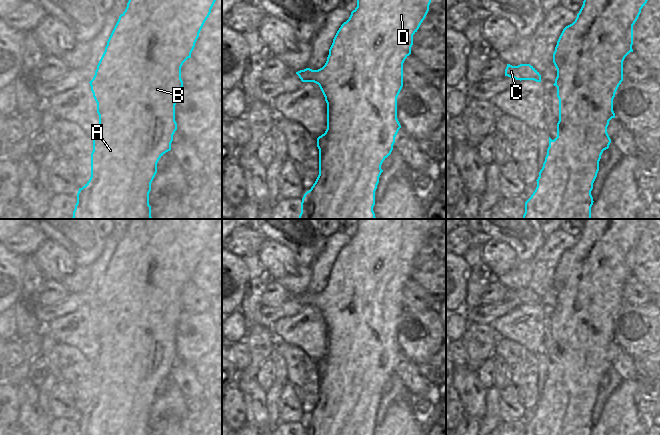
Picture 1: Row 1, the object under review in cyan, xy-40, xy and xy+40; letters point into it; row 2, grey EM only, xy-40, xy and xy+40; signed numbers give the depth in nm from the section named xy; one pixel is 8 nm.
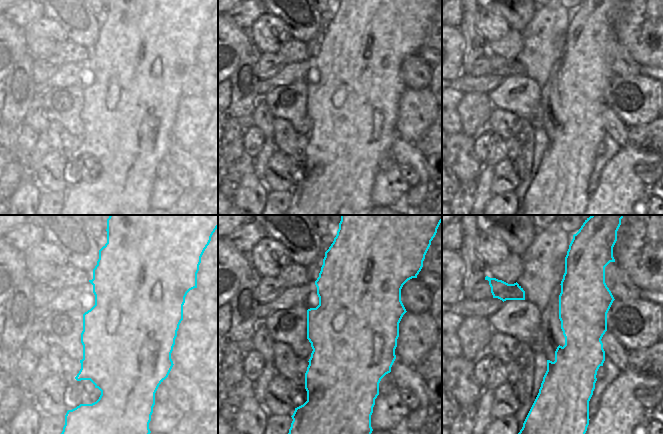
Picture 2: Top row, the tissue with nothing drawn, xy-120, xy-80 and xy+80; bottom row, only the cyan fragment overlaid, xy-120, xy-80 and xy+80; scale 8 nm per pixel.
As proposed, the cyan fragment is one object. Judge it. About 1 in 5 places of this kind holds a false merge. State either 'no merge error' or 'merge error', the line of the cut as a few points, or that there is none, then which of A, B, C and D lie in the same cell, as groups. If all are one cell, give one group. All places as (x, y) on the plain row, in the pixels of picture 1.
no merge error | no cut | A B C D

